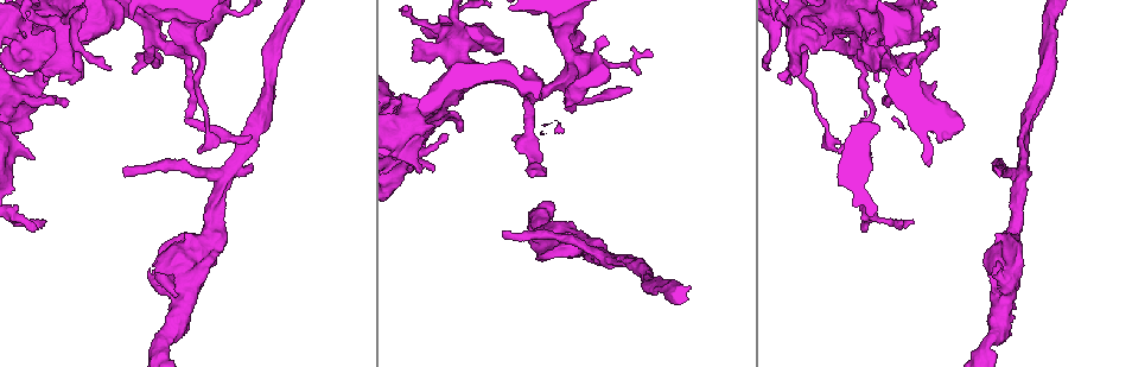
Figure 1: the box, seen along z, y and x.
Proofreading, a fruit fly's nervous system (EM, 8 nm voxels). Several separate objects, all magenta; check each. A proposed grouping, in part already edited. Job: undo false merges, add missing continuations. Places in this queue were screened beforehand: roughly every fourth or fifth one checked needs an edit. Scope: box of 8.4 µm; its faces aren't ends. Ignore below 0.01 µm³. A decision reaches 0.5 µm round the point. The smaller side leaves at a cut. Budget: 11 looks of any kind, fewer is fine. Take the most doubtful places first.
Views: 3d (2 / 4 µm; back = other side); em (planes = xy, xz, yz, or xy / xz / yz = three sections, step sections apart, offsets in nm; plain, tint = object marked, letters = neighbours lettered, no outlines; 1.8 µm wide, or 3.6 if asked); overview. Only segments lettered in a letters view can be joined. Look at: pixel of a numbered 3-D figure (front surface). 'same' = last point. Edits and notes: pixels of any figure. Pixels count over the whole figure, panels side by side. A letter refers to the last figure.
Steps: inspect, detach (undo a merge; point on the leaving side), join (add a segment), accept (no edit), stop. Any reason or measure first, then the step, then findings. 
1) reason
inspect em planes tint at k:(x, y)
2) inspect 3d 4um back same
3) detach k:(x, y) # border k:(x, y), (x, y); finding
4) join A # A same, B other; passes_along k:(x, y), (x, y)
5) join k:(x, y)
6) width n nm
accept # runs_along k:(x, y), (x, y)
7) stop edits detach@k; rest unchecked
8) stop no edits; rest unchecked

free end
inspect 3d 2um at 1:(996, 166)

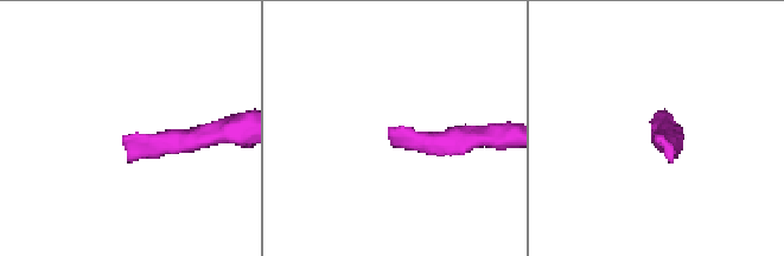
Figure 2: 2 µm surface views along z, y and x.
inspect em planes letters at 2:(391, 130)

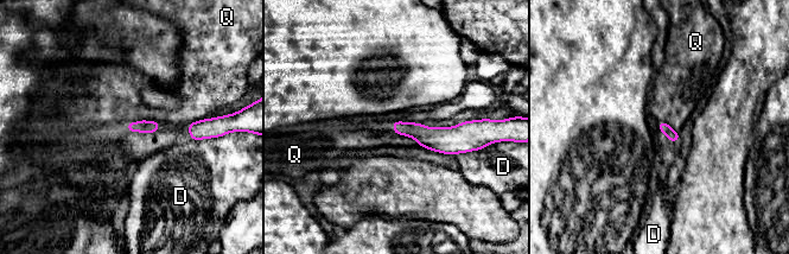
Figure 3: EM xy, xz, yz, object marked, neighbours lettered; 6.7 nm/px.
accept # D other, Q other; border 3:(158, 121), (138, 120), (127, 122); no lettered segment goes on from it

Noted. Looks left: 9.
touches itself
inspect 3d 4um at 1:(1010, 316)

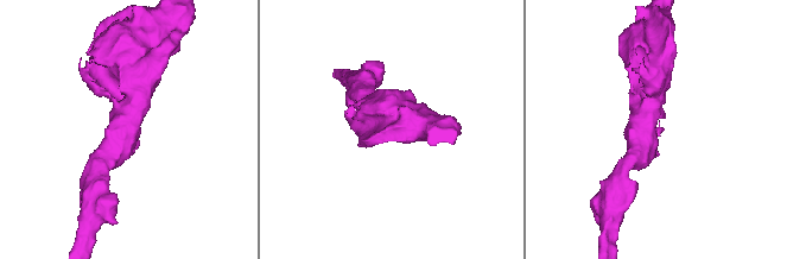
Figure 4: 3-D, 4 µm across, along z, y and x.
inspect em xz step 16 letters at 4:(657, 129)

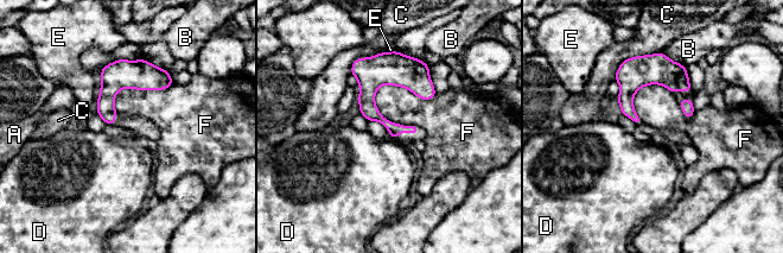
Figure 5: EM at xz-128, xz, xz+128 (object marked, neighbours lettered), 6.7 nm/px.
accept # A other, B other, C other, D other, E other, F other; border 5:(437, 94), (382, 84), (374, 103); continuous, no second neuron

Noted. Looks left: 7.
free end
inspect 3d 4um at 1:(31, 157)

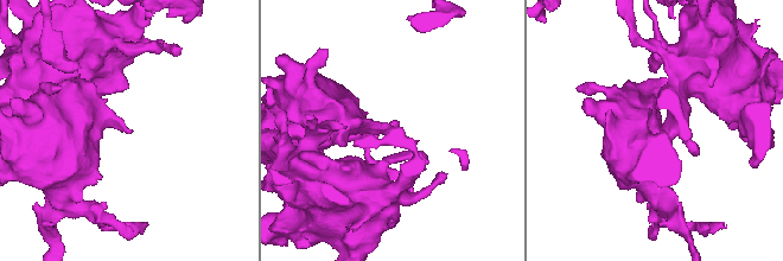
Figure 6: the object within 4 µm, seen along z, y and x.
inspect em xz step 8 letters at 6:(132, 130)

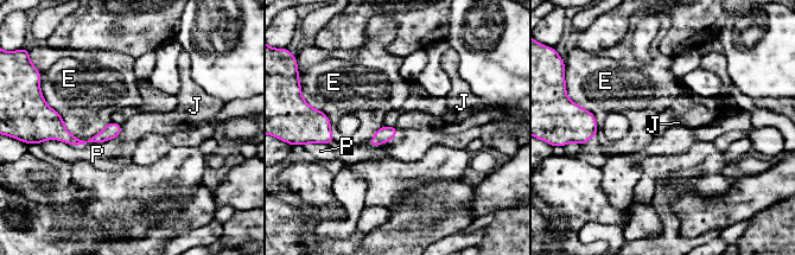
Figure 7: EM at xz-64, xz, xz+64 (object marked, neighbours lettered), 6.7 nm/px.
inspect em planes letters same

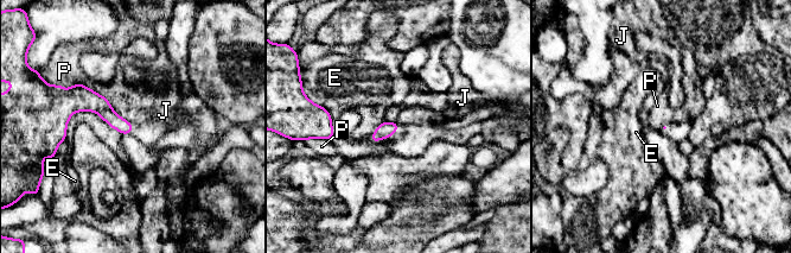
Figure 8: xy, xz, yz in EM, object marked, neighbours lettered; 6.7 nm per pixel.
accept # E other, J other, P other; border 8:(62, 86), (85, 84), (129, 122); no lettered segment goes on from it

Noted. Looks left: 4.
branch stops here
inspect em xy step 16 tint at 1:(203, 146)

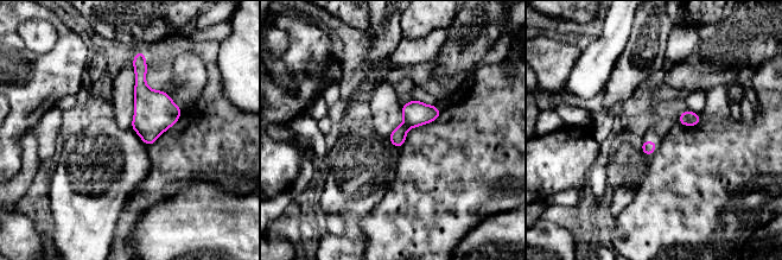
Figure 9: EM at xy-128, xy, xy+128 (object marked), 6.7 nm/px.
what lies round it
inspect em xy step 16 letters same

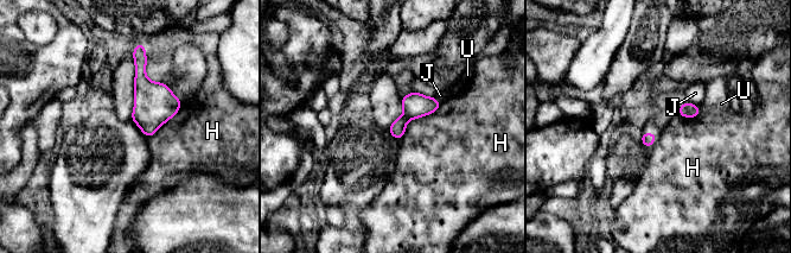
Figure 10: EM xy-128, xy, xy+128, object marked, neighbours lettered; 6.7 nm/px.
longest_contact H 340 nm
accept # H other, J other, U other; border 10:(437, 109), (410, 119), (399, 140); no lettered segment goes on from it

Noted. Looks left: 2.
stop no edits; rest unchecked

